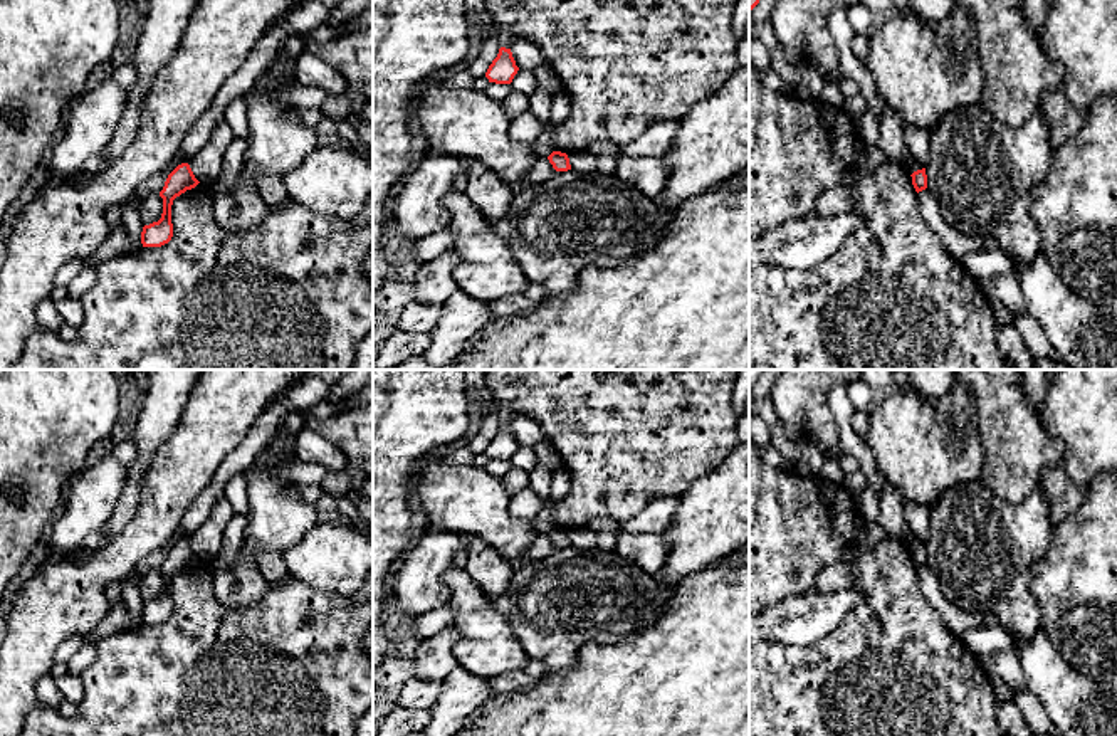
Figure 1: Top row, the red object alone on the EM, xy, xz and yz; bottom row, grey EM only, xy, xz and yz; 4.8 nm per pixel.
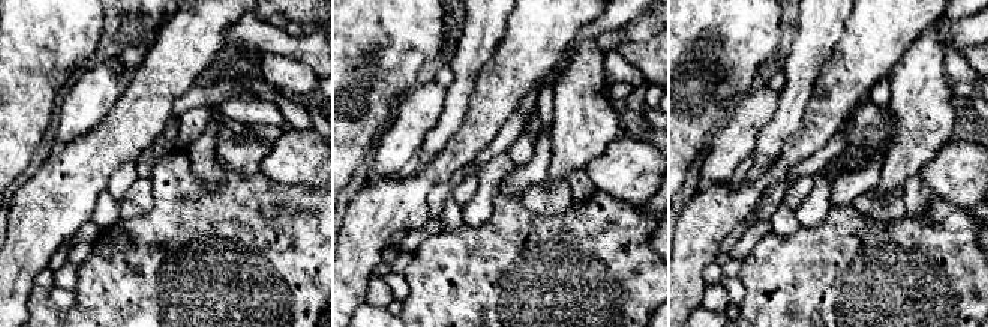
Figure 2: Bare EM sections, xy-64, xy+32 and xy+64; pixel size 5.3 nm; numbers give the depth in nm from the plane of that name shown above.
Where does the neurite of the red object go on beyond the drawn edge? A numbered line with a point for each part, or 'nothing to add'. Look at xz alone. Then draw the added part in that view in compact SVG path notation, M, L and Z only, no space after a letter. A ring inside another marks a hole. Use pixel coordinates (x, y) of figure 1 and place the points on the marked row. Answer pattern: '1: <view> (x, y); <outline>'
nothing to add

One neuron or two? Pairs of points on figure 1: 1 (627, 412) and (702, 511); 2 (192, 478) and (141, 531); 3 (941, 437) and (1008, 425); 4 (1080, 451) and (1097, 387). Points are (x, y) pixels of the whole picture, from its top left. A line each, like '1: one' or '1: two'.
1: two
2: one
3: two
4: one

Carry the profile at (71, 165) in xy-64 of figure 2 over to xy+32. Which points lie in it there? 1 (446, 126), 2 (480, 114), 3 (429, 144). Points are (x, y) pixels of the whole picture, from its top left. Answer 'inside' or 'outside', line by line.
1: outside
2: inside
3: outside

